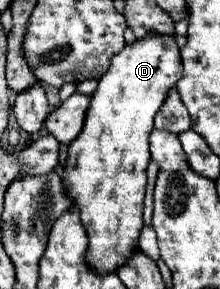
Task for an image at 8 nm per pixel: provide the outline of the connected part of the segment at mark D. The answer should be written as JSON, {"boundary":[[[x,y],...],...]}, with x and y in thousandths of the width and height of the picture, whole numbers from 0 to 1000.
{"boundary":[[[655,125],[600,152],[573,152],[555,180],[518,187],[500,208],[500,235],[445,277],[436,318],[409,332],[409,367],[391,381],[391,415],[364,471],[309,505],[300,554],[300,609],[291,644],[300,671],[355,706],[364,761],[409,824],[391,900],[445,941],[518,941],[536,920],[573,907],[573,886],[627,851],[627,817],[645,796],[645,713],[664,664],[664,581],[682,561],[682,505],[673,478],[700,450],[700,401],[745,360],[773,304],[827,263],[818,221],[818,166],[800,152],[800,125]]]}

